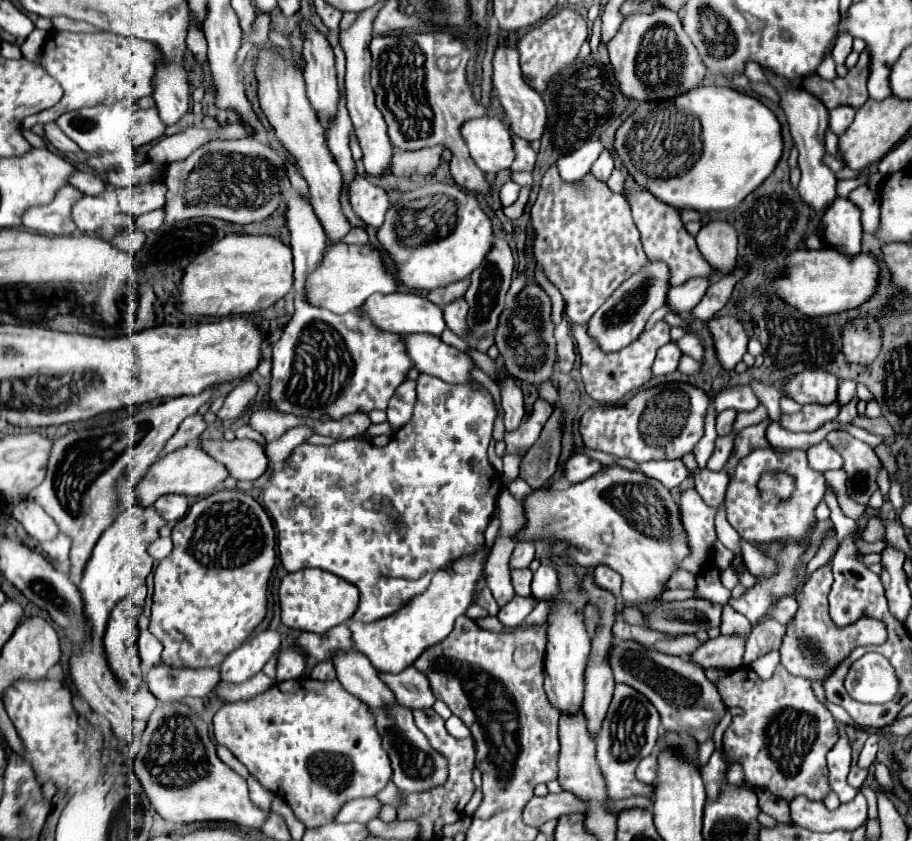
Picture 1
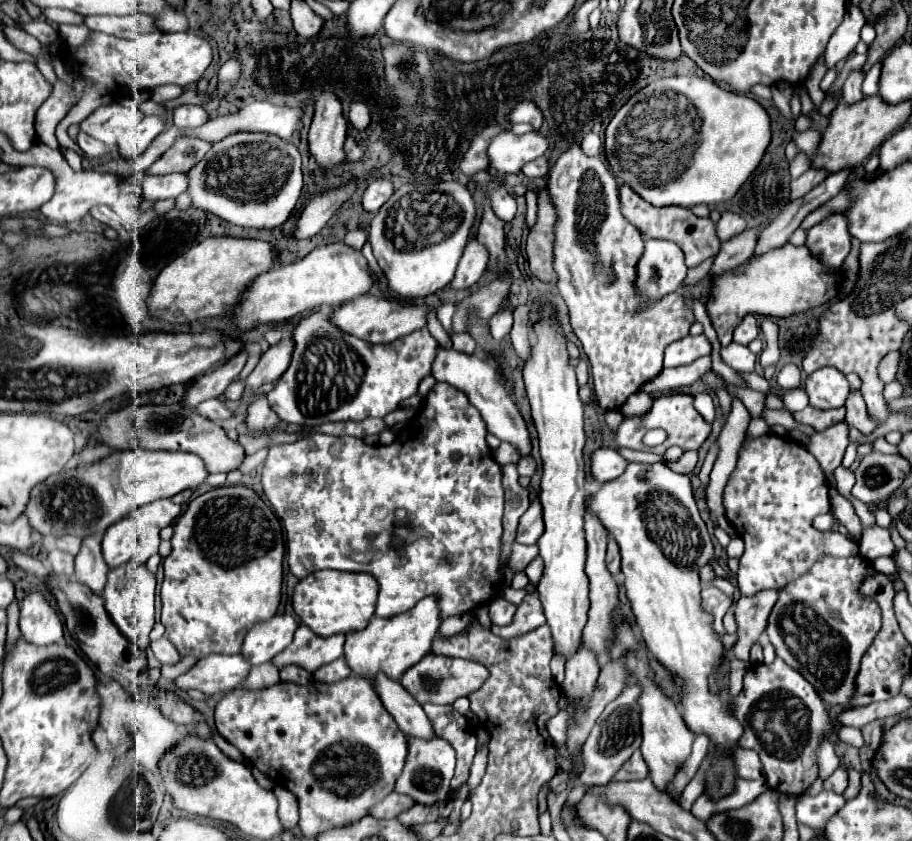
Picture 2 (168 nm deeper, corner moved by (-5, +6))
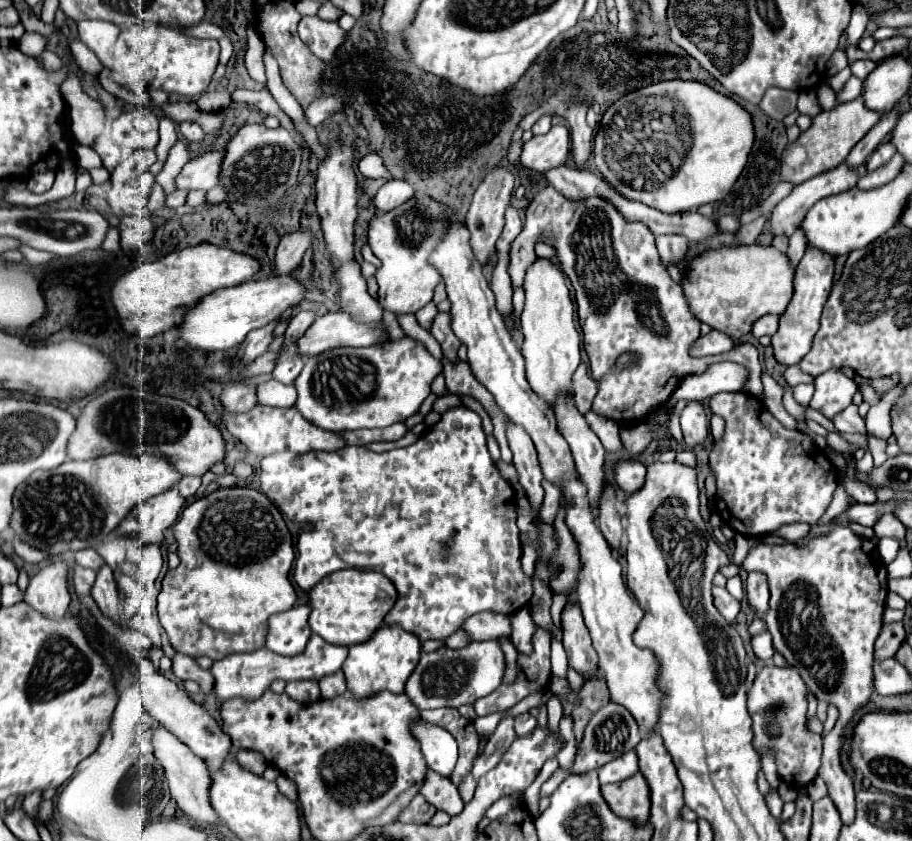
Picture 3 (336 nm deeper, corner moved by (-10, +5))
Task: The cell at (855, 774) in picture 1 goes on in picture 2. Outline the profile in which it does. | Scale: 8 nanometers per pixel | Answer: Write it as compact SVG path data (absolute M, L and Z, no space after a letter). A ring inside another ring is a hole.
M838 767L838 769L824 781L824 789L834 791L834 793L842 793L842 791L844 791L844 785L846 785L846 773L844 773L842 767Z

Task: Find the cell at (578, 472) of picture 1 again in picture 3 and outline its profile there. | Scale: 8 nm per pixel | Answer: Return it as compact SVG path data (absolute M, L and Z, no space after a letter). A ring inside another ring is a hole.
M627 458L627 460L619 460L615 464L615 484L623 490L623 492L635 492L637 486L643 484L643 476L645 476L645 464L639 462L637 458Z

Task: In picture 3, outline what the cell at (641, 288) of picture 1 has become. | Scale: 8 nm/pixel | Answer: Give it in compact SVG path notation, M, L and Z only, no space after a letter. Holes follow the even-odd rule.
M669 234L669 236L657 236L655 240L657 240L657 250L659 250L661 264L663 264L665 268L677 266L677 264L687 256L689 240L687 240L685 236Z

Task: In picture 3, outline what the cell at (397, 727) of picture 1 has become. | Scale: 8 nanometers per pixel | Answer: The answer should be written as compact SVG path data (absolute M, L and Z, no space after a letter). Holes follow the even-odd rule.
M427 770L419 794L425 796L425 800L429 800L429 804L433 804L437 810L447 812L449 816L457 816L463 810L463 800L457 786L435 770Z

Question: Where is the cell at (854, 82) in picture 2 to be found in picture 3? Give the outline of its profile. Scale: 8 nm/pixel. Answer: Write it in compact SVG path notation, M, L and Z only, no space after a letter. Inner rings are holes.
M857 60L857 62L851 66L851 72L853 72L853 76L857 76L859 80L865 80L867 74L871 74L875 66L877 66L877 64L871 62L871 60Z

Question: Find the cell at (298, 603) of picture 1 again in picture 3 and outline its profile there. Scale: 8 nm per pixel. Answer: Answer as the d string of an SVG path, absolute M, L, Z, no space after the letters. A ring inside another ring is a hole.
M341 570L325 576L309 590L309 626L315 634L331 644L357 644L371 638L371 634L383 624L385 614L397 600L397 590L389 578L373 570Z

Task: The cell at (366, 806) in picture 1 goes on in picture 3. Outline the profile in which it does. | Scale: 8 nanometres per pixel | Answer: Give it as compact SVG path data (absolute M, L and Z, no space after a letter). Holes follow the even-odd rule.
M417 794L411 802L409 802L409 806L399 814L399 822L401 824L427 824L429 822L429 818L435 814L437 810L435 810L435 806L431 806L421 794Z

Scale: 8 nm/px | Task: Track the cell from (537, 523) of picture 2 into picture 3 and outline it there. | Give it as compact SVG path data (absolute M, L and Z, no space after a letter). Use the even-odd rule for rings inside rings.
M543 480L543 490L545 490L545 498L539 510L539 520L545 524L553 524L557 508L559 508L559 500L561 500L561 490L557 490L557 486L549 484Z

